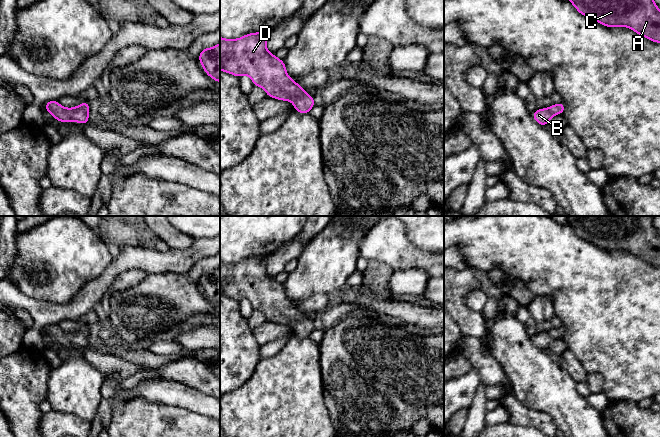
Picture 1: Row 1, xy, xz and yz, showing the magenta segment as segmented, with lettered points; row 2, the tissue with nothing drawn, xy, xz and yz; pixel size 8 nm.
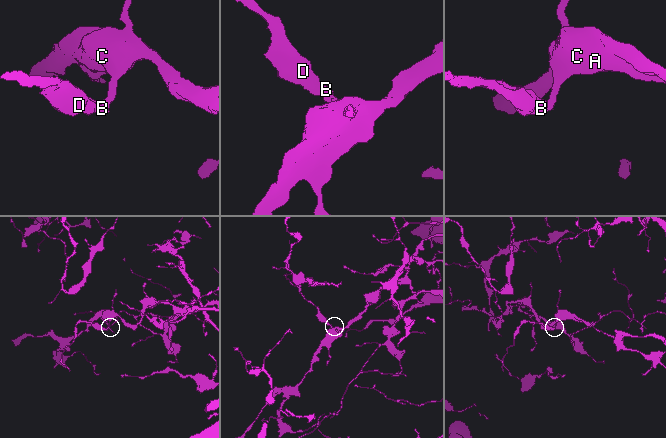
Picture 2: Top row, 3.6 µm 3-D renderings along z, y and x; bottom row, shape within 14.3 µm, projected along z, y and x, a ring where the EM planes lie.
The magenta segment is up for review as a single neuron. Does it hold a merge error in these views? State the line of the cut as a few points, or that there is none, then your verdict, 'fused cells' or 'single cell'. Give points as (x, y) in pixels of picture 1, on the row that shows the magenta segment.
no cut | single cell

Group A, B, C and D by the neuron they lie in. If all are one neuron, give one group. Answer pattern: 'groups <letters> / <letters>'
groups A B C D

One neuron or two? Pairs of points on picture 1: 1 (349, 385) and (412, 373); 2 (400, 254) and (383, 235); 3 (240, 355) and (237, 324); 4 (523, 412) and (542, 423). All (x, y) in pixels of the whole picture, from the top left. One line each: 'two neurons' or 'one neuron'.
1: one neuron
2: one neuron
3: one neuron
4: one neuron

